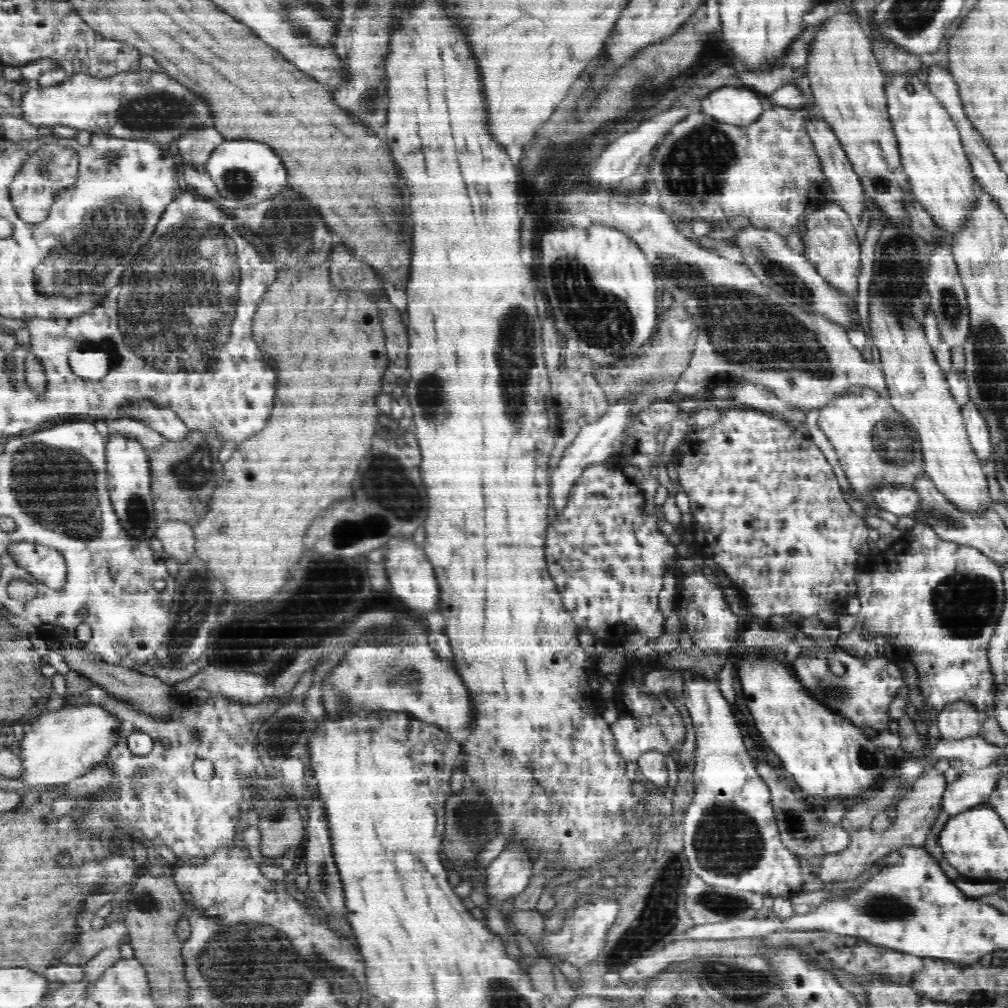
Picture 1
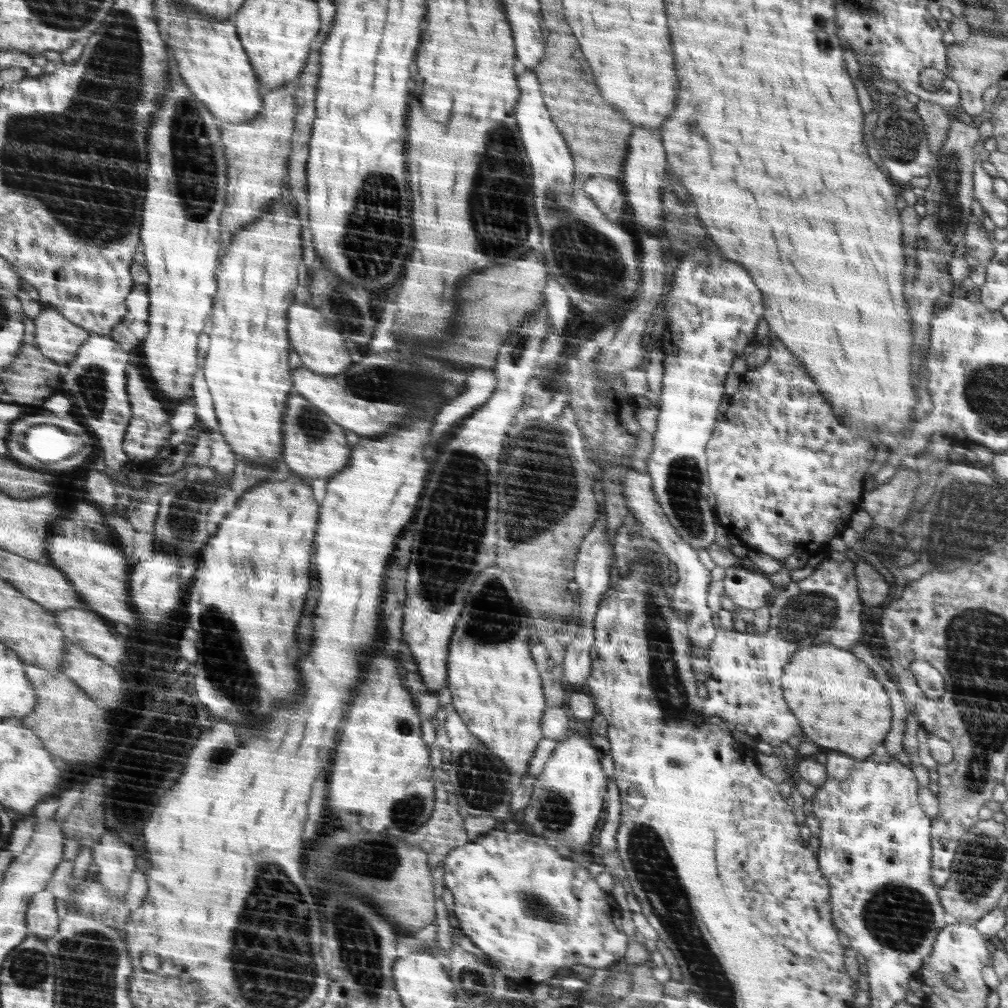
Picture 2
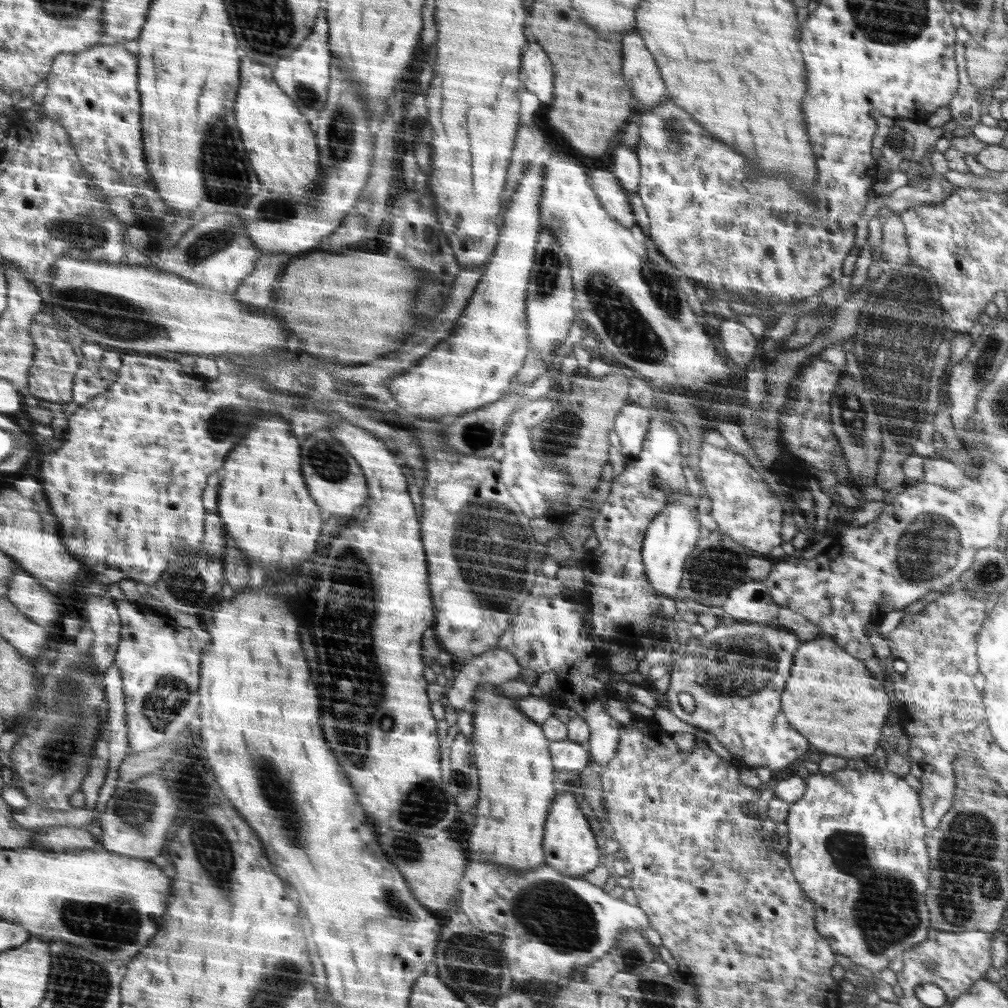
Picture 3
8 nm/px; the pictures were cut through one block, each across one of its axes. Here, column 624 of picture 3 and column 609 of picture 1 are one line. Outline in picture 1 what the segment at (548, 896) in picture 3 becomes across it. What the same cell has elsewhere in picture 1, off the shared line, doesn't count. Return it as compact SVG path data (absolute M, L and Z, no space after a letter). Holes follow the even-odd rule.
M596 901L595 903L576 903L564 912L564 926L558 932L546 934L544 948L558 956L558 960L570 961L570 964L584 968L601 953L605 946L610 927L616 922L620 905L616 901Z

